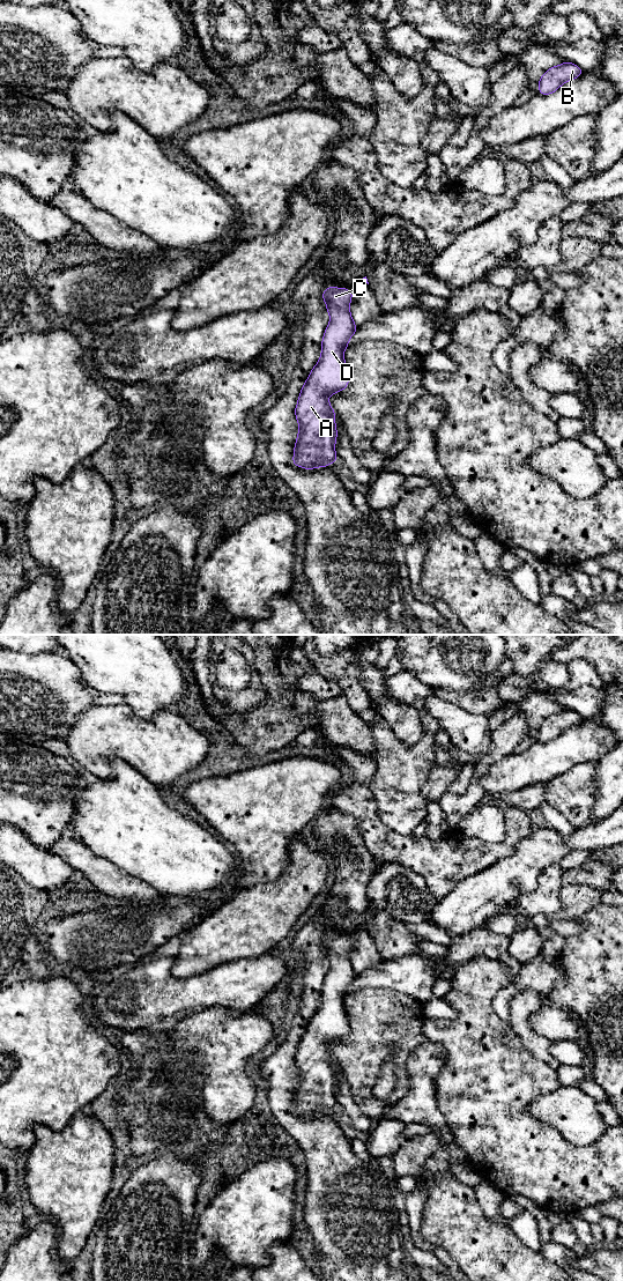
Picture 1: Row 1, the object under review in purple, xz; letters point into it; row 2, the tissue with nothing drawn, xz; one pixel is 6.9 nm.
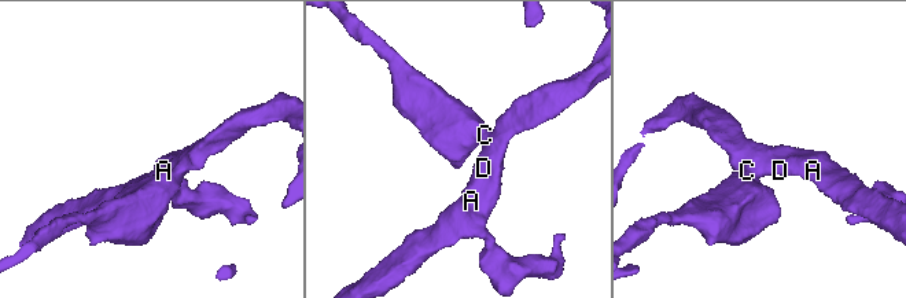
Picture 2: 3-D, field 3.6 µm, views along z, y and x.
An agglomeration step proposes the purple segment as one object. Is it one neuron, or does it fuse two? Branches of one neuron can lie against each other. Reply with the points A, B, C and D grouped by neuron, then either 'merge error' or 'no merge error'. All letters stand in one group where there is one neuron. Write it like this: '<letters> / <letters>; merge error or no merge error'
A B C D; no merge error

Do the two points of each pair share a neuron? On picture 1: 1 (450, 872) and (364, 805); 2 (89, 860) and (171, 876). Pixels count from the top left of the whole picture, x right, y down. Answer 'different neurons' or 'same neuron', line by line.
1: same neuron
2: different neurons

